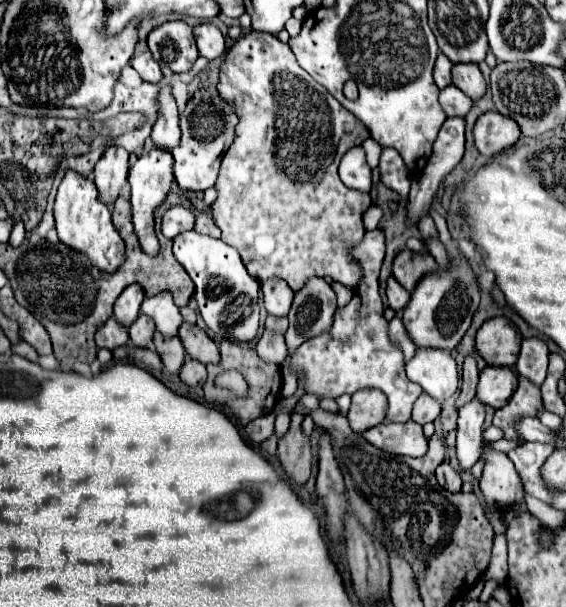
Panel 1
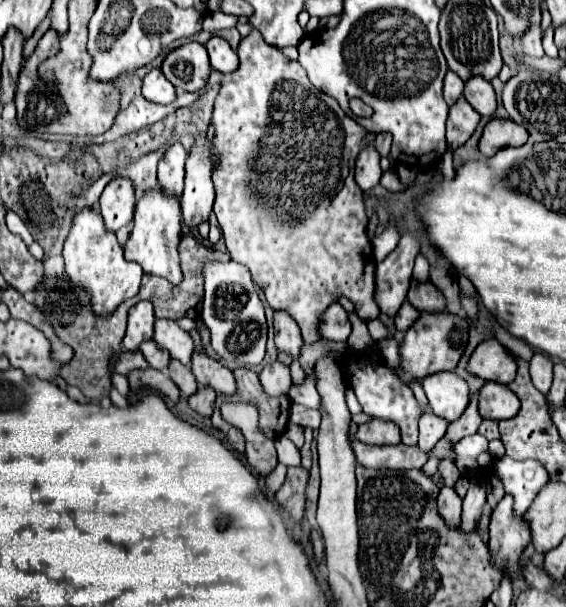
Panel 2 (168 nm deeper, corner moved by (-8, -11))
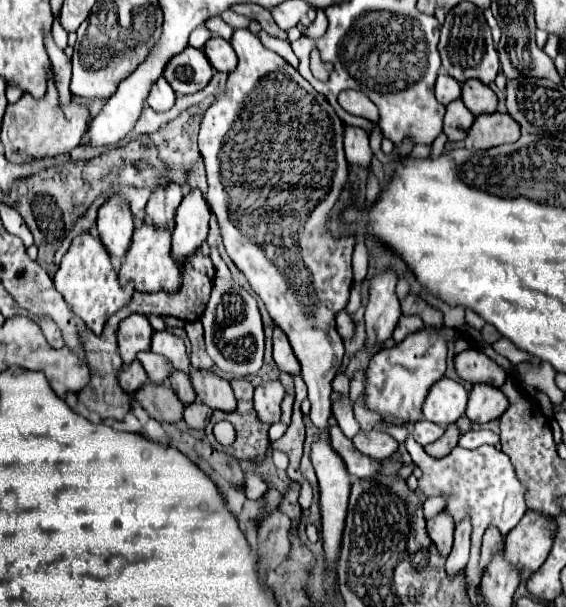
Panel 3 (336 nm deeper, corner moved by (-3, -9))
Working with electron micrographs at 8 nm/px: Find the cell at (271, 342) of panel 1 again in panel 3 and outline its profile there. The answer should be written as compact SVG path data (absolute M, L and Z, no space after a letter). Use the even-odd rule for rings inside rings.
M278 381L256 387L254 391L254 409L260 423L274 425L280 421L280 403L284 399L284 387Z

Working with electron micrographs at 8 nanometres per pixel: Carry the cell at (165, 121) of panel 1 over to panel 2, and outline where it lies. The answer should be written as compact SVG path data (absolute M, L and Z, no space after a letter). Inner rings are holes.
M173 143L159 161L159 183L167 193L181 195L183 177L185 177L185 159L187 151L183 149L183 145Z

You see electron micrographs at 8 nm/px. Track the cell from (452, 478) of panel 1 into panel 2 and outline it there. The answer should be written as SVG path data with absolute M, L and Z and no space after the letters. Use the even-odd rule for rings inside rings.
M441 487L437 505L441 517L449 527L457 527L461 523L461 497L455 493L453 487Z

